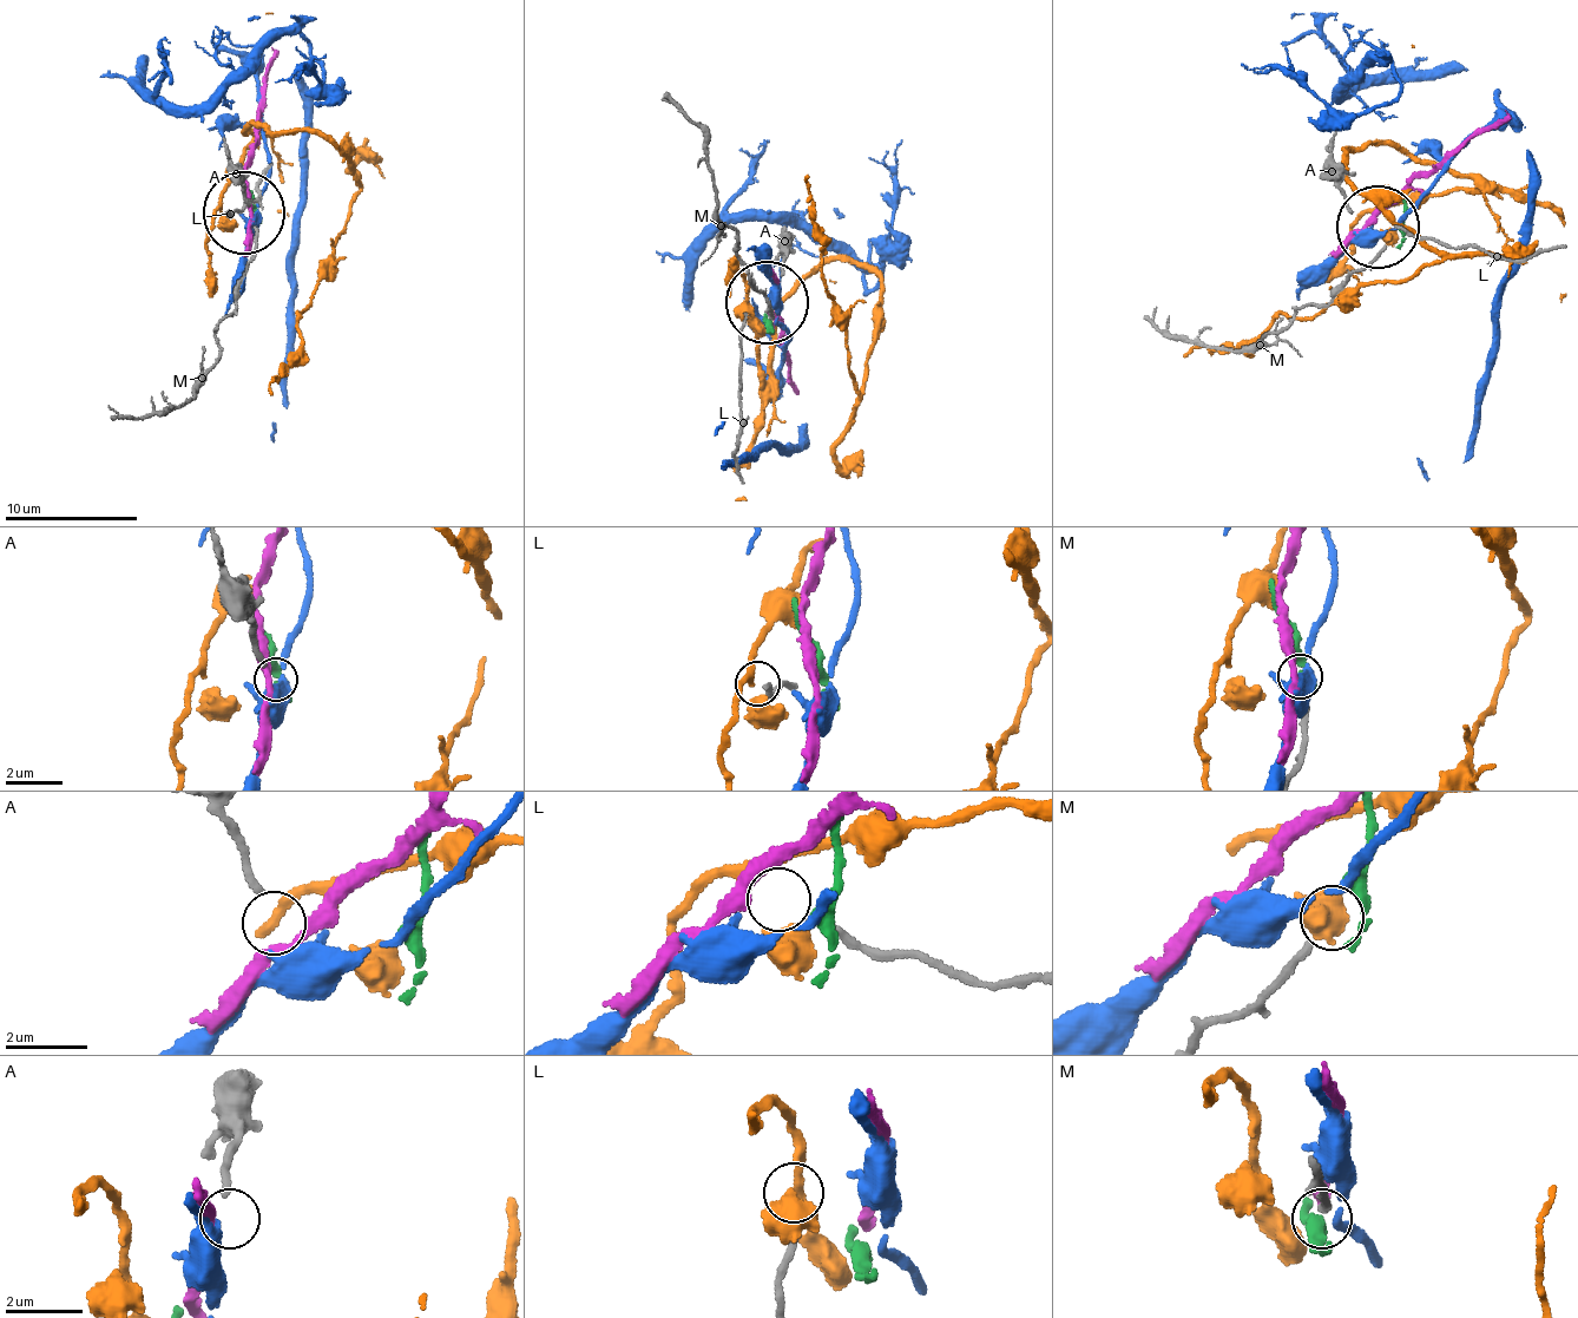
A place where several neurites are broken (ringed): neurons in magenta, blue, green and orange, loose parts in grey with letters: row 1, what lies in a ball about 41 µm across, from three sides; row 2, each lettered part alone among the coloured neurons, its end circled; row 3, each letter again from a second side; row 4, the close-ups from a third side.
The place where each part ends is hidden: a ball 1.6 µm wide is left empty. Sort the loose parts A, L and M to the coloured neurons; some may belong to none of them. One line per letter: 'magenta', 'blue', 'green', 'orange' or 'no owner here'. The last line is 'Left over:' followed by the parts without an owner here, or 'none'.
A: no owner here
L: no owner here
M: green
Left over: A, L

